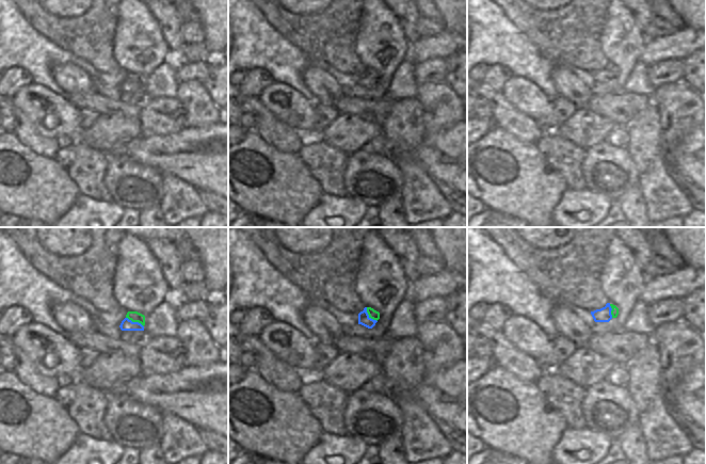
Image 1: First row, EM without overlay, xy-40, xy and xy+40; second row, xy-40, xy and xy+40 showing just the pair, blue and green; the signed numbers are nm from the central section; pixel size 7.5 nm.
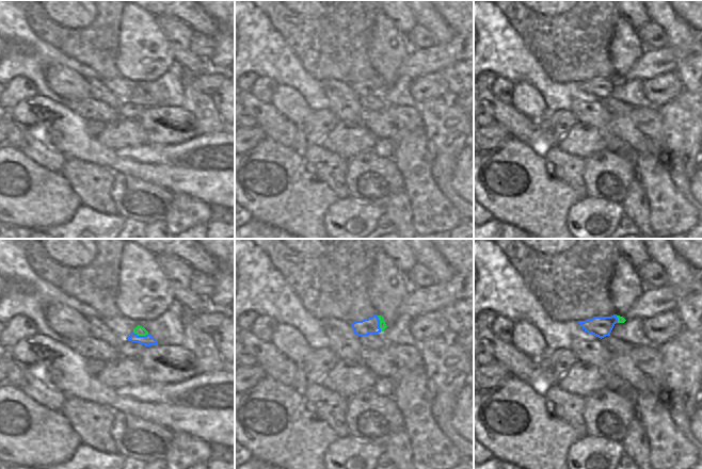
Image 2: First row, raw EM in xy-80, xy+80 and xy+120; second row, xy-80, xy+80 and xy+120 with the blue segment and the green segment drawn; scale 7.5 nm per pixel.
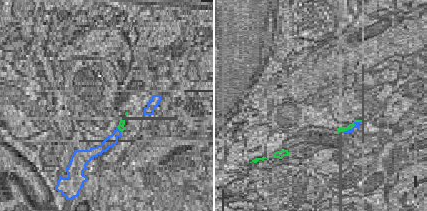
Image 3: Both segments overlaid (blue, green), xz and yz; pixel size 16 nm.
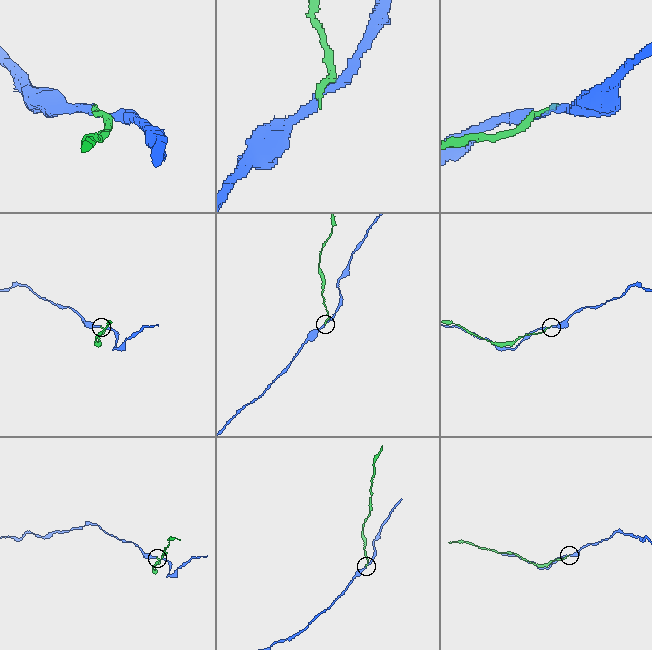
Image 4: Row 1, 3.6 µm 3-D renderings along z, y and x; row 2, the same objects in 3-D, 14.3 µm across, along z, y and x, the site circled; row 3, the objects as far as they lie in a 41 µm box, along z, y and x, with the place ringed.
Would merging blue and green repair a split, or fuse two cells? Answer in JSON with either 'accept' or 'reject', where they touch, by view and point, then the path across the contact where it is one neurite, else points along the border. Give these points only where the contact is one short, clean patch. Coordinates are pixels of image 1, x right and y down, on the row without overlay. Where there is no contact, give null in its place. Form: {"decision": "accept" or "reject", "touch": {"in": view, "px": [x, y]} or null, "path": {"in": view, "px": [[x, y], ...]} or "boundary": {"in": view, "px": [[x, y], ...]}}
{"decision": "reject", "touch": {"in": "xy", "px": [368, 77]}}

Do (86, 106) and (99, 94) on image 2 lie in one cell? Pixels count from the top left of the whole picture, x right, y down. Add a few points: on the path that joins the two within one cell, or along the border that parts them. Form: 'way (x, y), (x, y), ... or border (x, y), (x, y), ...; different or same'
border (91, 96), (116, 109); different

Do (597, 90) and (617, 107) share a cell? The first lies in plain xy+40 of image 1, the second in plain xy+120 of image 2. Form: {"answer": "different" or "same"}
{"answer": "same"}

